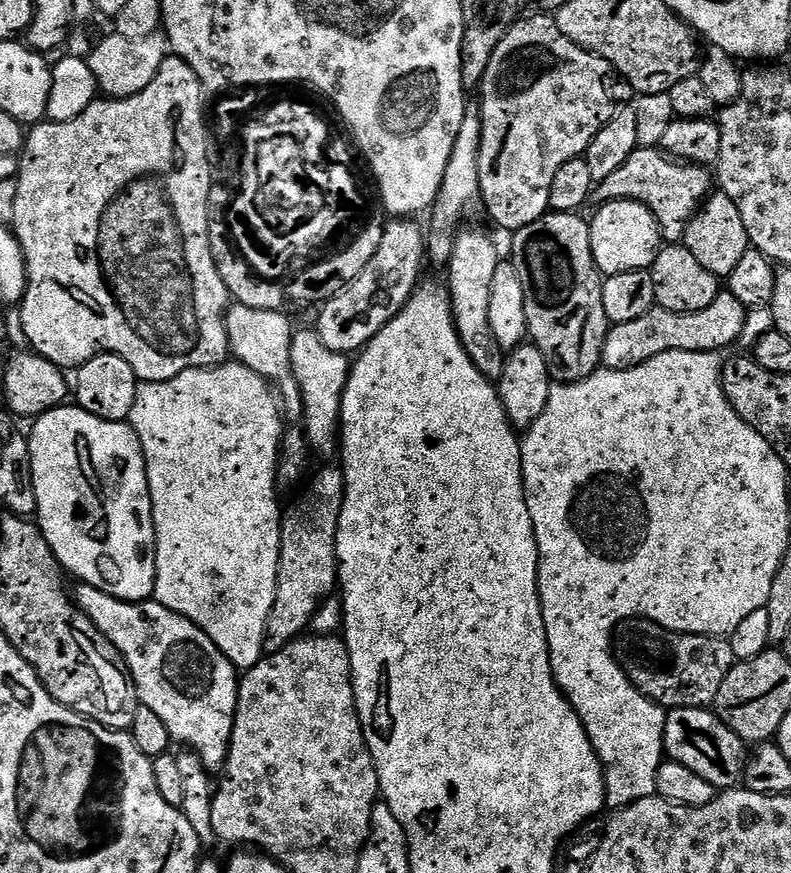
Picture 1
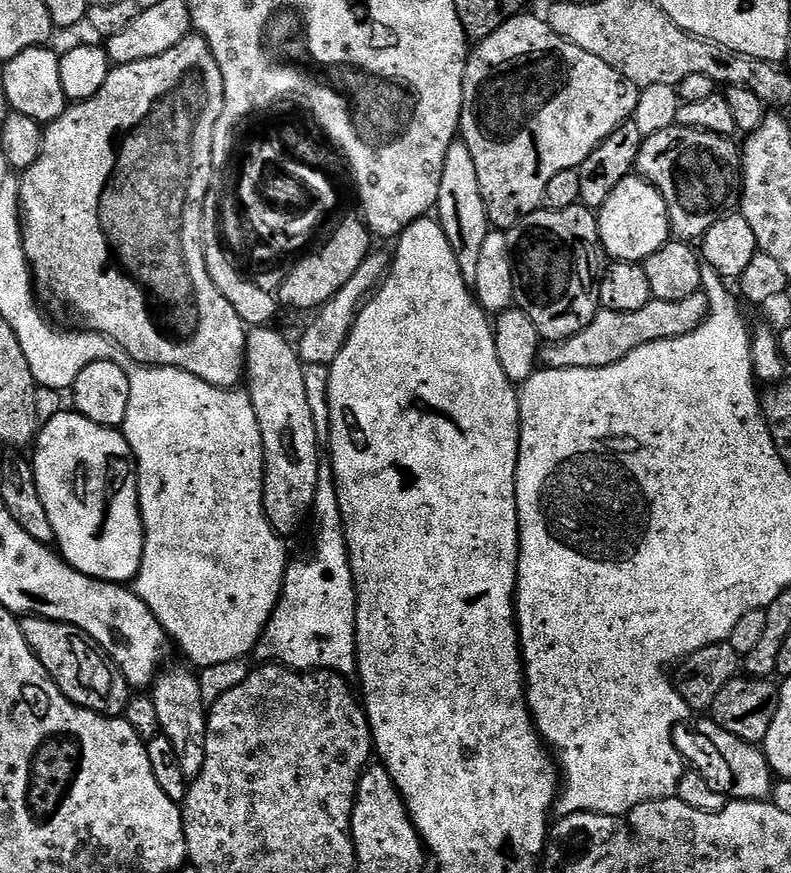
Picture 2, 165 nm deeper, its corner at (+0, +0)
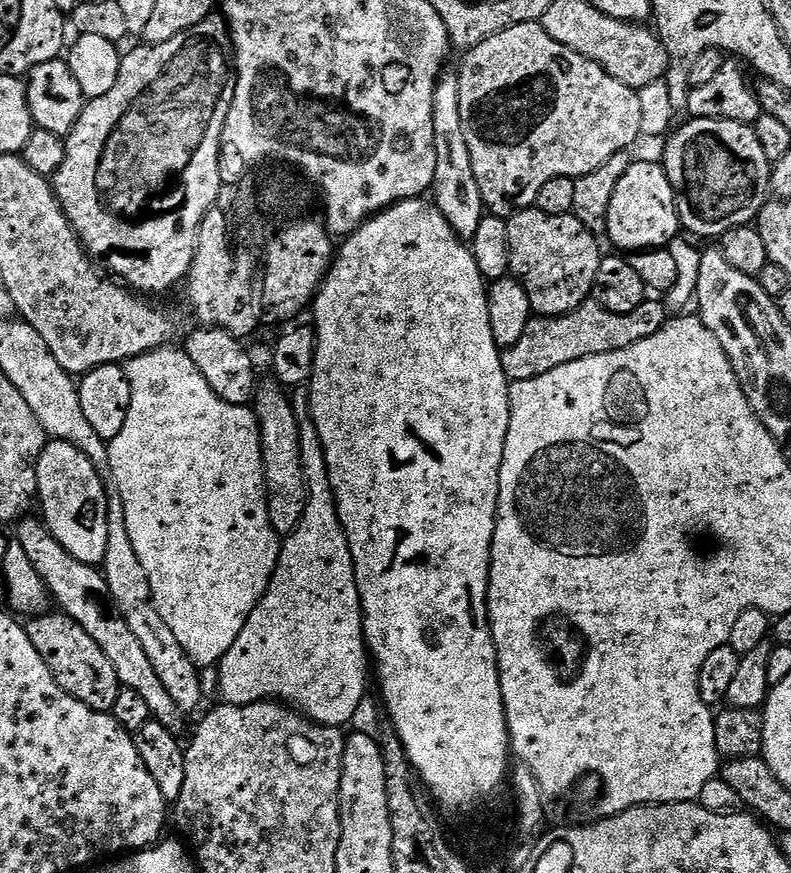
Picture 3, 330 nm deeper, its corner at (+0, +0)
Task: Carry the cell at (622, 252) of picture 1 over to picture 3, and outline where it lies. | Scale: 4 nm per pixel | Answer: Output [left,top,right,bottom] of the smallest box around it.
[607,159,681,253]

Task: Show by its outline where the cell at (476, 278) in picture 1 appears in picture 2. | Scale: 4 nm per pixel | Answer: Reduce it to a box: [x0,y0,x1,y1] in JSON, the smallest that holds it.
[435,142,490,281]

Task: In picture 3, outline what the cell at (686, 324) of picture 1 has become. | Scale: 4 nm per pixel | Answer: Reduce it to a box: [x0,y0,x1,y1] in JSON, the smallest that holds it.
[500,298,670,381]

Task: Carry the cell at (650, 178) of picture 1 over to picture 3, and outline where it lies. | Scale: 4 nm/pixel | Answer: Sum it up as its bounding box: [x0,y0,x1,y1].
[662,118,773,238]

